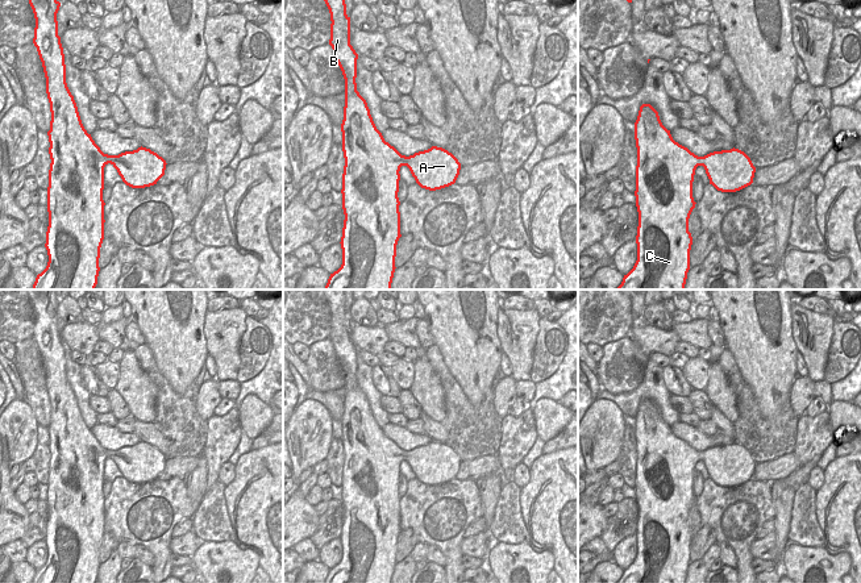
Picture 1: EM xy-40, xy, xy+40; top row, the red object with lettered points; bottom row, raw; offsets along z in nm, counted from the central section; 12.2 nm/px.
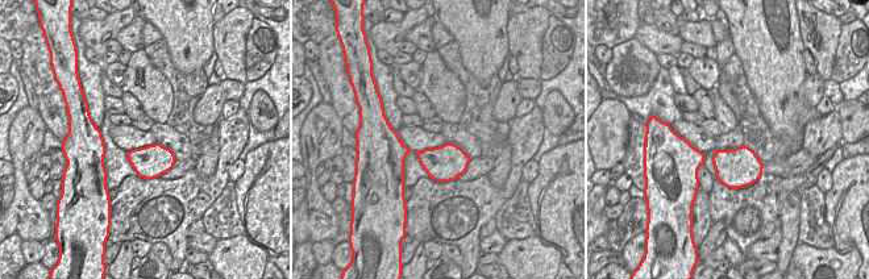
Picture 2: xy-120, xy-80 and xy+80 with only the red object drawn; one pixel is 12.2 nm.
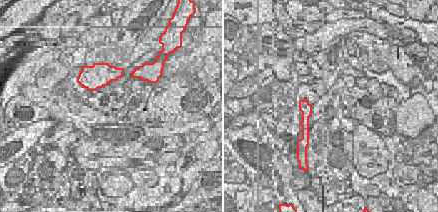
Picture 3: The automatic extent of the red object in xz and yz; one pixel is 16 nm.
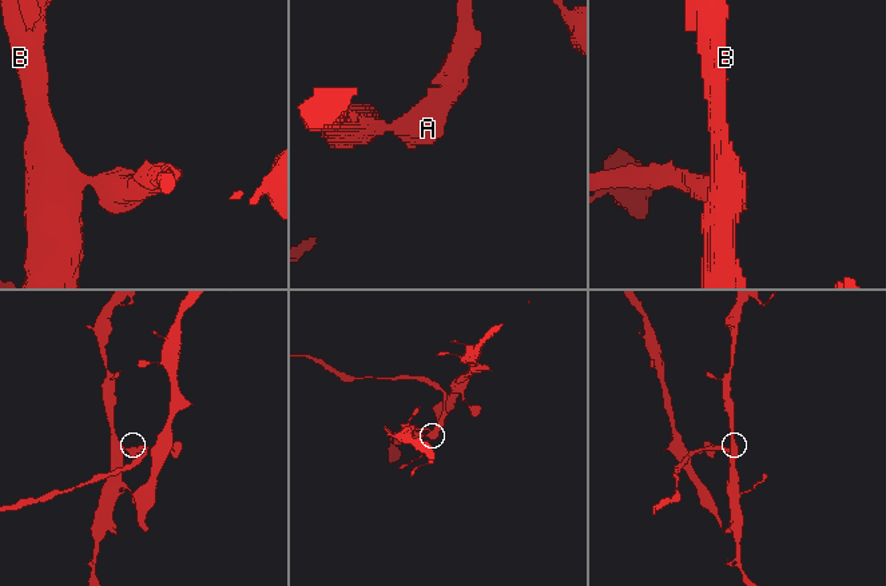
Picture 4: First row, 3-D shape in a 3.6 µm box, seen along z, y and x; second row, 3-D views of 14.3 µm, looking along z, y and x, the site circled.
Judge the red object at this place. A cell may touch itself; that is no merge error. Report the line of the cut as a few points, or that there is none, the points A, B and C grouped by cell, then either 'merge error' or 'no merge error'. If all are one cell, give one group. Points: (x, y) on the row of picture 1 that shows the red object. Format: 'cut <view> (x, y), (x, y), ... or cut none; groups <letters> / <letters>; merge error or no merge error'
cut xy+40 (691, 153), (693, 157), (701, 161), (701, 165); groups A / B C; merge error

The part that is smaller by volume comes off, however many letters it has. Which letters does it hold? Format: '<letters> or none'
A

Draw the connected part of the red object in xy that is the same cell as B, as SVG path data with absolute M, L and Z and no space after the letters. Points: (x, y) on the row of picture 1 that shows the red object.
M324 0L330 13L330 39L345 79L342 151L342 265L324 290L391 290L400 234L399 180L405 162L377 129L357 91L358 54L350 45L345 0Z

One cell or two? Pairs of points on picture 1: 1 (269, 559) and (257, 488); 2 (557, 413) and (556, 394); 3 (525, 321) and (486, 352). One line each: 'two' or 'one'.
1: one
2: two
3: two

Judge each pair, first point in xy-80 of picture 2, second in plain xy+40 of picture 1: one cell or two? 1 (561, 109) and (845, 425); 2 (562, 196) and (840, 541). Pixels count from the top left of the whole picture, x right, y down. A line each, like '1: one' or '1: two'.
1: one
2: one

